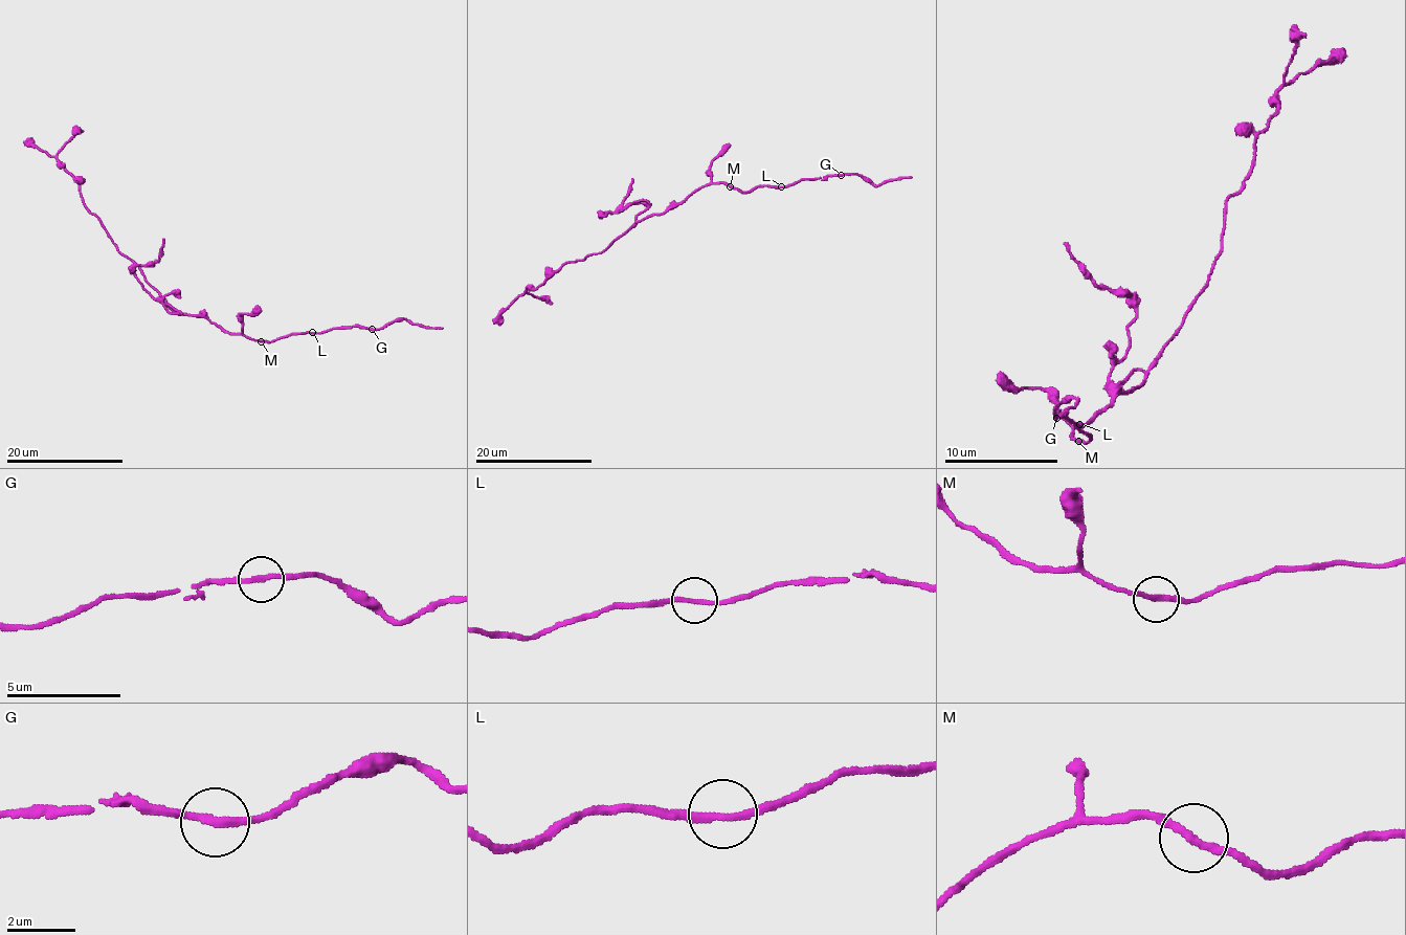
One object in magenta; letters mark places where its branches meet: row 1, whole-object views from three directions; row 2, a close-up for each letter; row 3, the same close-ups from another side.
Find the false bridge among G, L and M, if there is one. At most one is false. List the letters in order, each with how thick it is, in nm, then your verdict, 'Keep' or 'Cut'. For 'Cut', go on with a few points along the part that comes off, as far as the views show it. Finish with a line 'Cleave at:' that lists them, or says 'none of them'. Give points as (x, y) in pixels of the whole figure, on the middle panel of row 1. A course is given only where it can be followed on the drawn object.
G: Thickness 220 nm. Keep
L: Thickness 200 nm. Keep
M: Thickness 220 nm. Keep
Cleave at: none of them

